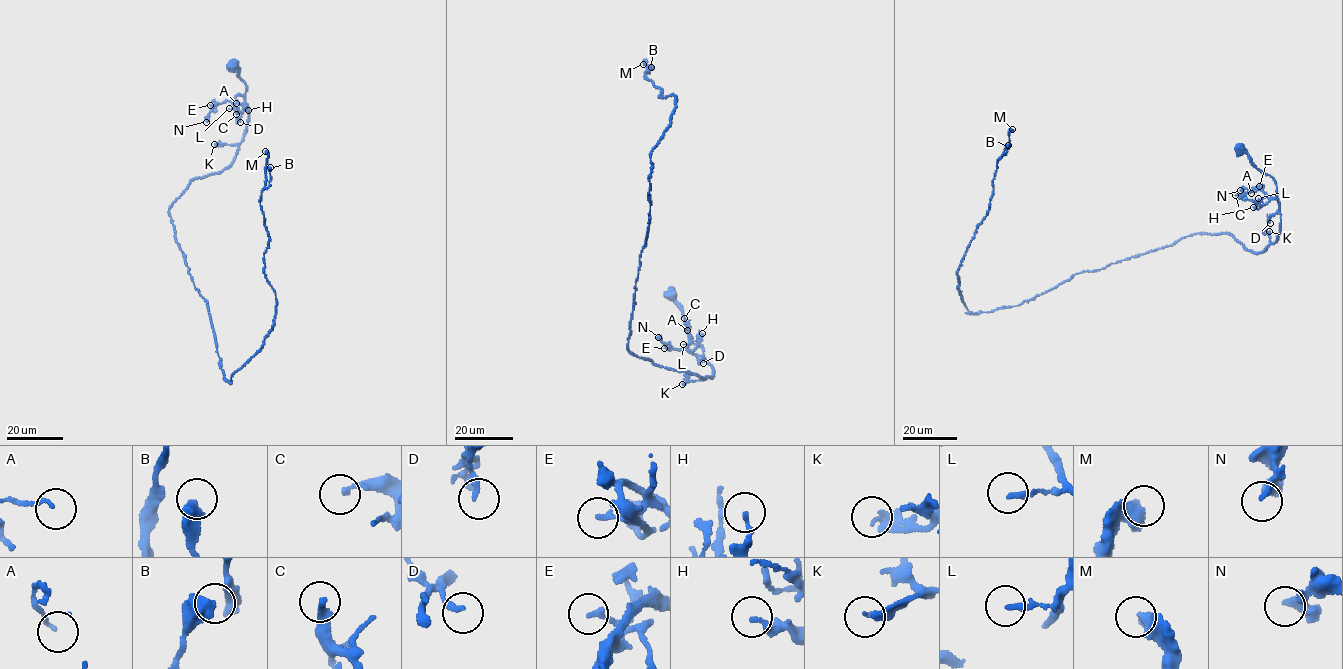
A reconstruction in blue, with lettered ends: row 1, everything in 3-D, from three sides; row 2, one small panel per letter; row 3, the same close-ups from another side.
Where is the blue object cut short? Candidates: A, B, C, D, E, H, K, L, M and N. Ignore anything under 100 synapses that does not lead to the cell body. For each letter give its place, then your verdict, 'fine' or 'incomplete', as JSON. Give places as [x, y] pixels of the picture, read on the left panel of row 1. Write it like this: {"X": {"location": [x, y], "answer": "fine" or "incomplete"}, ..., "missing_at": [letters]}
{"A": {"location": [236, 103], "answer": "fine"}, "B": {"location": [270, 167], "answer": "fine"}, "C": {"location": [236, 114], "answer": "fine"}, "D": {"location": [240, 122], "answer": "fine"}, "E": {"location": [210, 105], "answer": "fine"}, "H": {"location": [248, 110], "answer": "fine"}, "K": {"location": [214, 144], "answer": "fine"}, "L": {"location": [229, 108], "answer": "fine"}, "M": {"location": [265, 151], "answer": "fine"}, "N": {"location": [206, 122], "answer": "fine"}, "missing_at": []}

